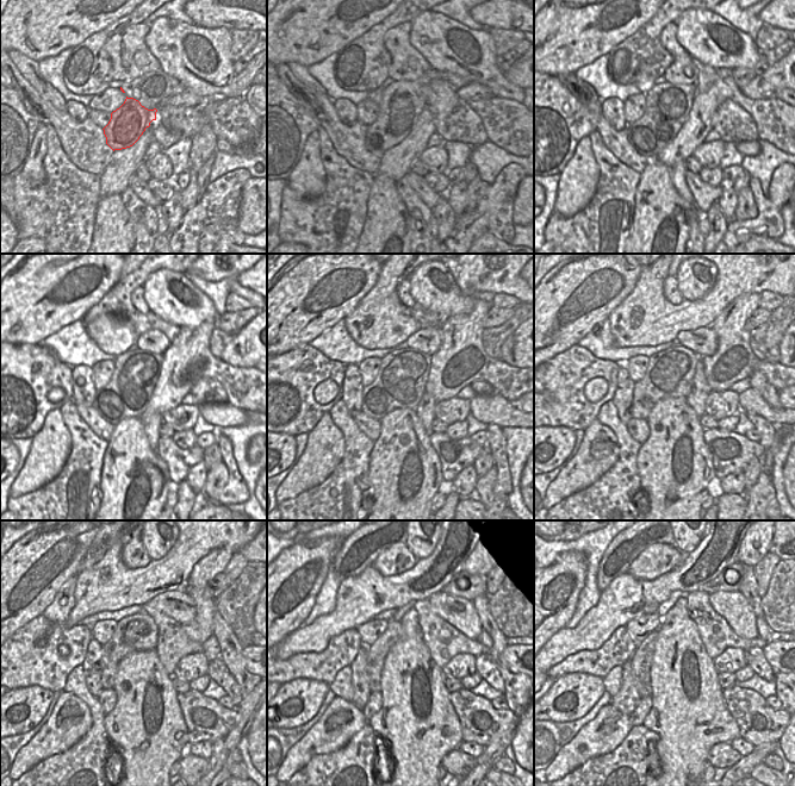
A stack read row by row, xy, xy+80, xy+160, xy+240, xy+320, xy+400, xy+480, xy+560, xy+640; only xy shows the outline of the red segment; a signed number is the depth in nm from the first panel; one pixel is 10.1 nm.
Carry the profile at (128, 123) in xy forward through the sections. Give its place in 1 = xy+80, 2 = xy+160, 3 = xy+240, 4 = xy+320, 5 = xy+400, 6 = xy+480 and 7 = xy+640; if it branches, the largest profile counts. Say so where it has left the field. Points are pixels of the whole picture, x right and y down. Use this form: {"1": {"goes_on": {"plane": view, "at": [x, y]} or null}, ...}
{"1": {"goes_on": {"plane": "xy+80", "at": [401, 106]}}, "2": {"goes_on": {"plane": "xy+160", "at": [668, 105]}}, "3": {"goes_on": {"plane": "xy+240", "at": [136, 373]}}, "4": {"goes_on": {"plane": "xy+320", "at": [402, 380]}}, "5": {"goes_on": {"plane": "xy+400", "at": [670, 372]}}, "6": {"goes_on": {"plane": "xy+480", "at": [138, 632]}}, "7": {"goes_on": {"plane": "xy+640", "at": [641, 659]}}}

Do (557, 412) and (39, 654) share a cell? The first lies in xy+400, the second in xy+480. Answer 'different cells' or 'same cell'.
same cell

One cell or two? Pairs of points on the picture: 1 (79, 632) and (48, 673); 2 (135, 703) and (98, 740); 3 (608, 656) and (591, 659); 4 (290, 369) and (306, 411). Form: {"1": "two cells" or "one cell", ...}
{"1": "one cell", "2": "two cells", "3": "one cell", "4": "one cell"}

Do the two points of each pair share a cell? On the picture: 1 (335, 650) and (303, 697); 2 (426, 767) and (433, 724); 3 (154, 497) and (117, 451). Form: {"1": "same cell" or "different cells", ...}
{"1": "different cells", "2": "same cell", "3": "same cell"}

